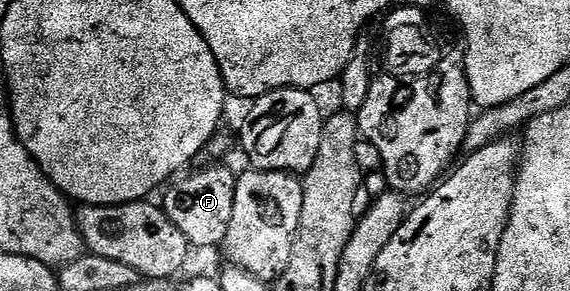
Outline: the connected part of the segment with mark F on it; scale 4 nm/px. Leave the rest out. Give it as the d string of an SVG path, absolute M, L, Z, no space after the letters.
M225 162L209 163L213 164L207 165L206 168L194 167L178 175L164 189L166 192L163 209L166 216L179 228L194 249L224 245L227 226L231 226L231 209L235 206L238 173L221 164Z

